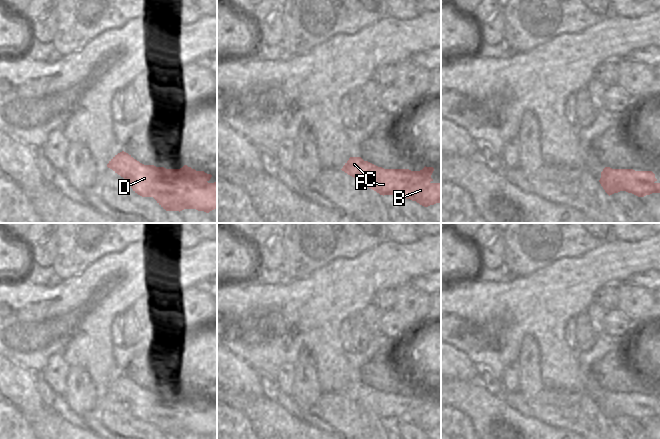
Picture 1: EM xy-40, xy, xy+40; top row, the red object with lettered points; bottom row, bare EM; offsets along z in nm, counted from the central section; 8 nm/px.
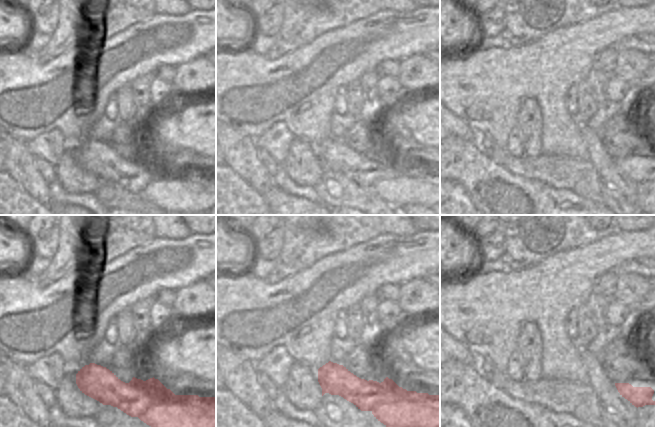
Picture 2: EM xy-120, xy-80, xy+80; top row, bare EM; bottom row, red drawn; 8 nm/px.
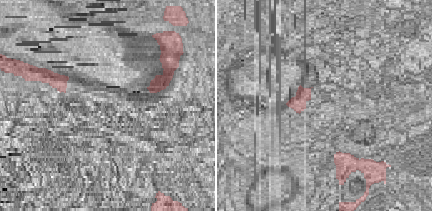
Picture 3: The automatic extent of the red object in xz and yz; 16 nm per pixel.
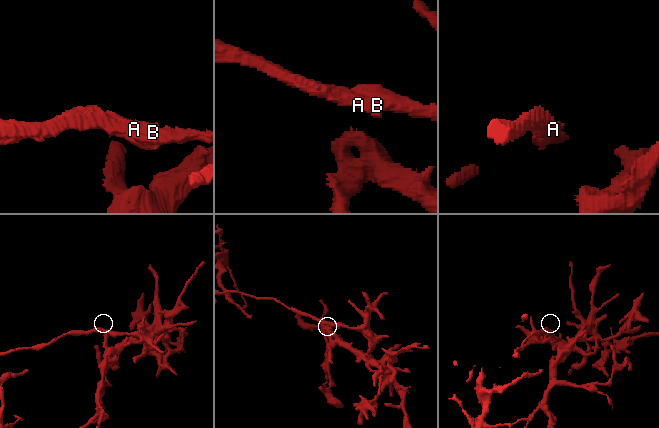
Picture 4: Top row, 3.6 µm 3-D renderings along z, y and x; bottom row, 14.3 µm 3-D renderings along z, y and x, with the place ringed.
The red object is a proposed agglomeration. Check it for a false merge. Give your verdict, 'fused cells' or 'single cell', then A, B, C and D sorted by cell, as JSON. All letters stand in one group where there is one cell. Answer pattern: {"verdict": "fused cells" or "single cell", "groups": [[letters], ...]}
{"verdict": "fused cells", "groups": [["A", "C", "D"], ["B"]]}

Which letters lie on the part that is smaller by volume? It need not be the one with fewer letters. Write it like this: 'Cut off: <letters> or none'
Cut off: A, C, D

